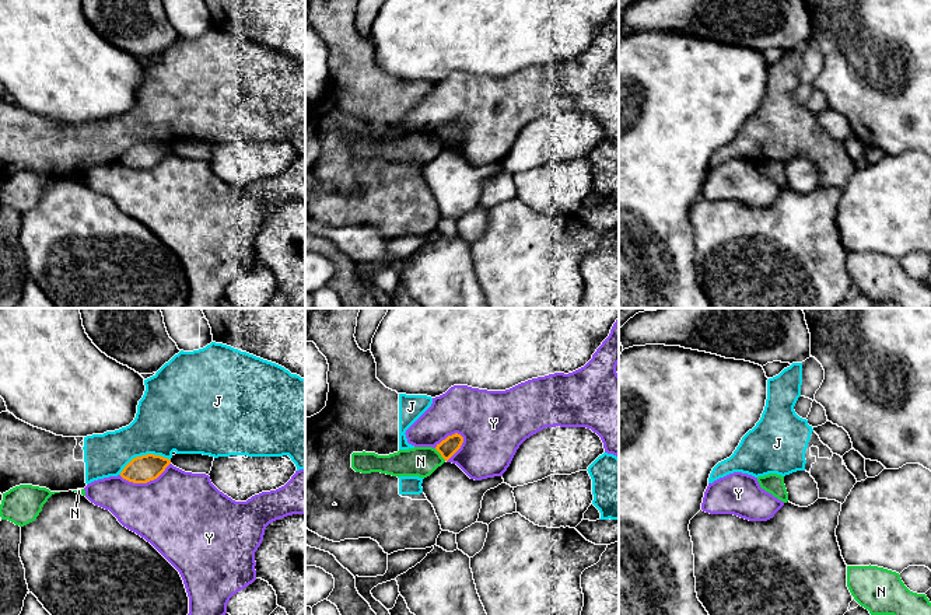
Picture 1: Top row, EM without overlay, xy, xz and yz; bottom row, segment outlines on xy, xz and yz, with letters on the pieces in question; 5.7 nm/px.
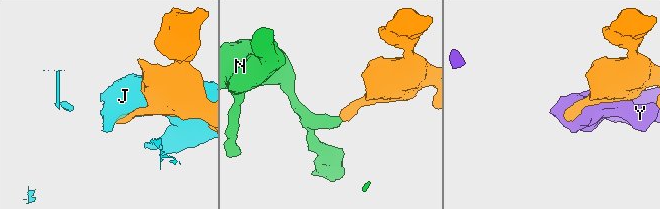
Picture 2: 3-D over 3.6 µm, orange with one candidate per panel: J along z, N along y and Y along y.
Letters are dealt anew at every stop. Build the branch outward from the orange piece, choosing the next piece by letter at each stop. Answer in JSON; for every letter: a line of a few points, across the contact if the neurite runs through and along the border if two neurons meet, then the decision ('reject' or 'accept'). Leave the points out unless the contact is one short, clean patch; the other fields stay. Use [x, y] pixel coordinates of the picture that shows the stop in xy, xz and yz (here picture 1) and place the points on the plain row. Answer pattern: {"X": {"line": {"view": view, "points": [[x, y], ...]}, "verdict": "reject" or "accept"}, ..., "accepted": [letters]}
{"J": {"verdict": "reject"}, "N": {"line": {"view": "xz", "points": [[434, 135], [445, 146]]}, "verdict": "reject"}, "Y": {"verdict": "reject"}, "accepted": []}

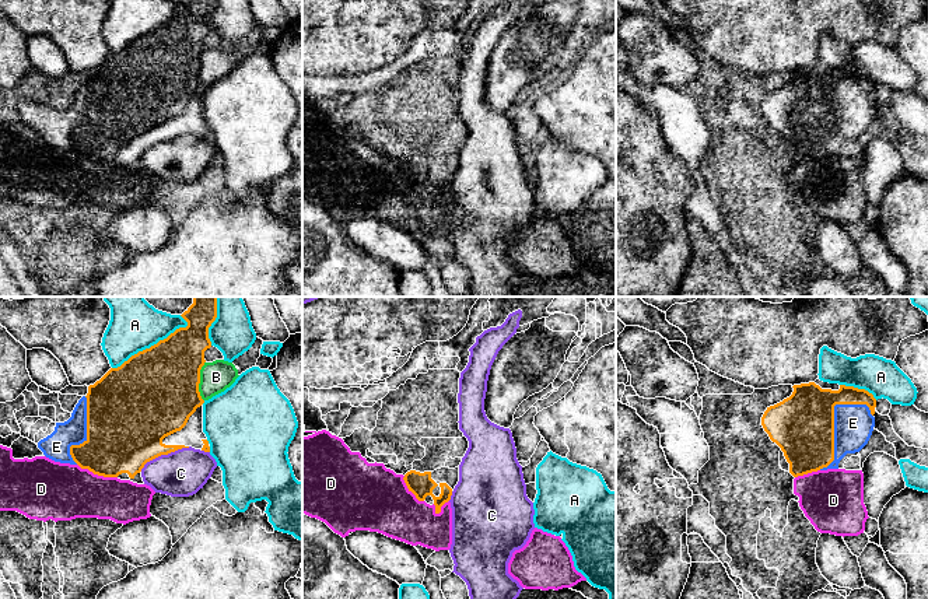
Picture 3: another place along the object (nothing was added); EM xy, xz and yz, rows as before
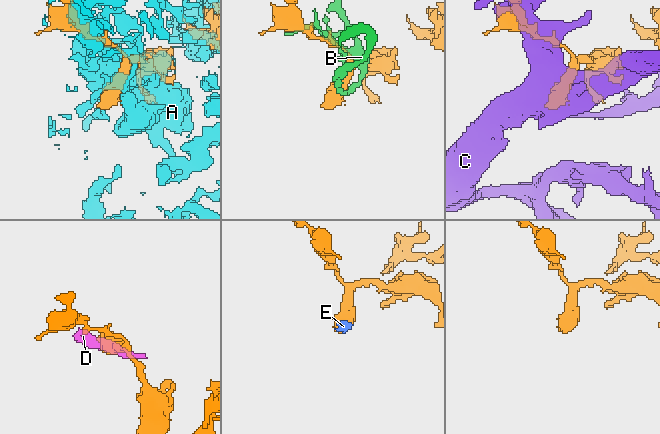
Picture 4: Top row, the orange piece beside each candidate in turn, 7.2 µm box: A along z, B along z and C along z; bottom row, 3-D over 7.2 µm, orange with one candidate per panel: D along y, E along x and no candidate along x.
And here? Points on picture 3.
{"A": {"verdict": "reject"}, "B": {"verdict": "reject"}, "C": {"verdict": "reject"}, "D": {"line": {"view": "xy", "points": [[77, 150], [94, 160], [116, 164]]}, "verdict": "reject"}, "E": {"verdict": "accept"}, "accepted": ["E"]}

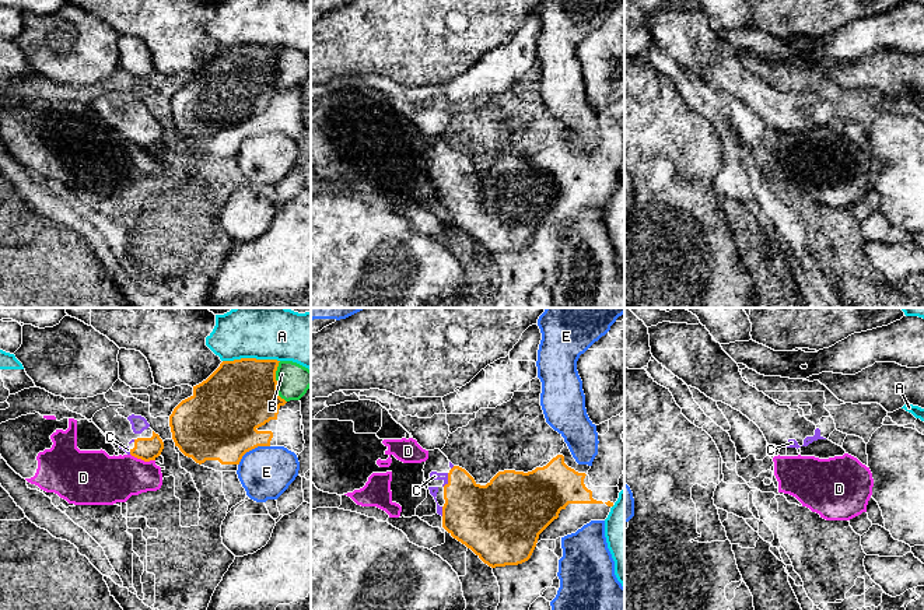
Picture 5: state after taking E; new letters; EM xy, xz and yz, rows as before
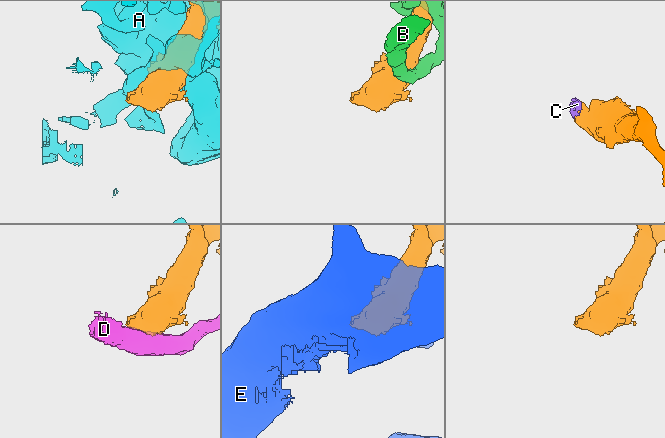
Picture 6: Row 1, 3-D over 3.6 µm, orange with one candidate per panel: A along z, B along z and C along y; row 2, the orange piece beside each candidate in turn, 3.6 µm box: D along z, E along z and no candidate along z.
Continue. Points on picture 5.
{"A": {"verdict": "reject"}, "B": {"verdict": "reject"}, "C": {"line": {"view": "xz", "points": [[473, 200], [462, 181], [448, 167], [434, 162]]}, "verdict": "accept"}, "D": {"line": {"view": "xy", "points": [[130, 140], [144, 147], [154, 147]]}, "verdict": "reject"}, "E": {"verdict": "reject"}, "accepted": ["C"]}

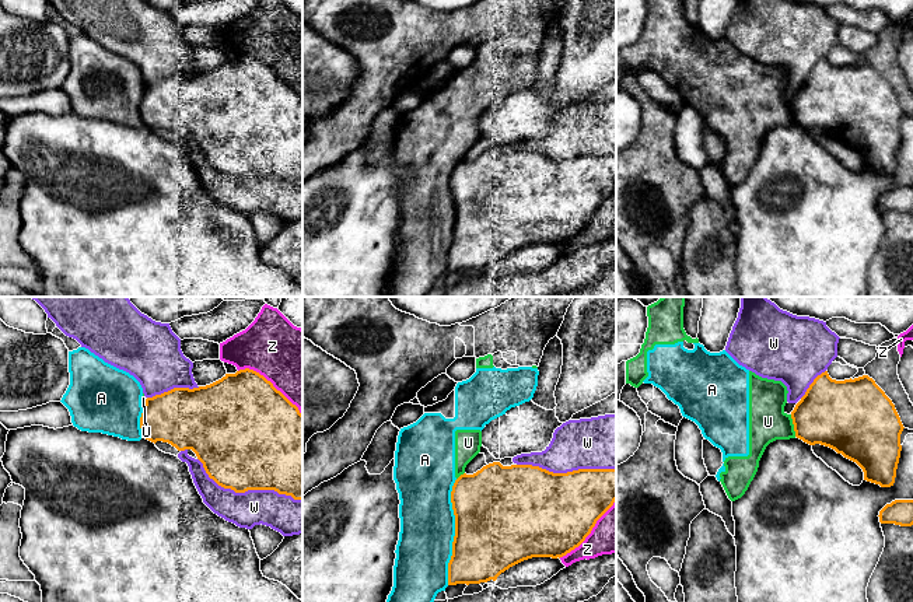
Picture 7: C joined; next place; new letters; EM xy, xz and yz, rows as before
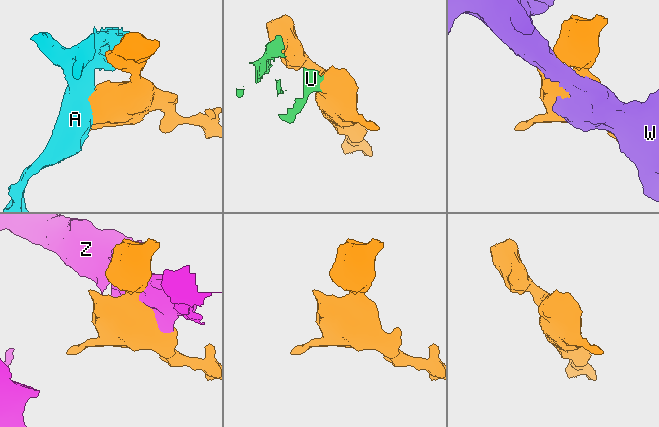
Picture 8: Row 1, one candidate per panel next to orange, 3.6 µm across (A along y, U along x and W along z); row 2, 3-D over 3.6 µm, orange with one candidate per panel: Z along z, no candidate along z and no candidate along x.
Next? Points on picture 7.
{"A": {"verdict": "reject"}, "U": {"verdict": "reject"}, "W": {"verdict": "reject"}, "Z": {"verdict": "reject"}, "accepted": []}

